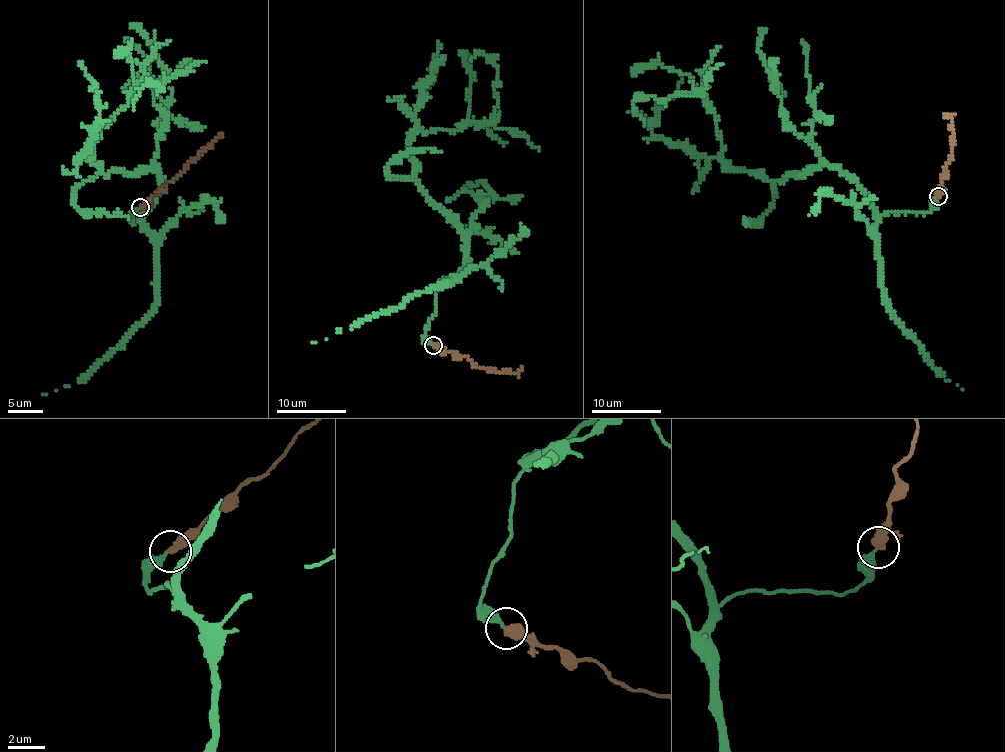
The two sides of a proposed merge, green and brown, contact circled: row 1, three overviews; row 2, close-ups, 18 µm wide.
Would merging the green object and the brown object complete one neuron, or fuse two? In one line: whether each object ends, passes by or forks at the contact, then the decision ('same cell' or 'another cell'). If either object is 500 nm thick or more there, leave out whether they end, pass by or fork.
same cell

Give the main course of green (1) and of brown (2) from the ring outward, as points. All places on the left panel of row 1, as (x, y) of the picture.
1: (140, 208), (132, 221), (161, 188), (154, 168), (86, 158), (139, 83), (163, 83), (132, 109)
2: (140, 208), (223, 134)

